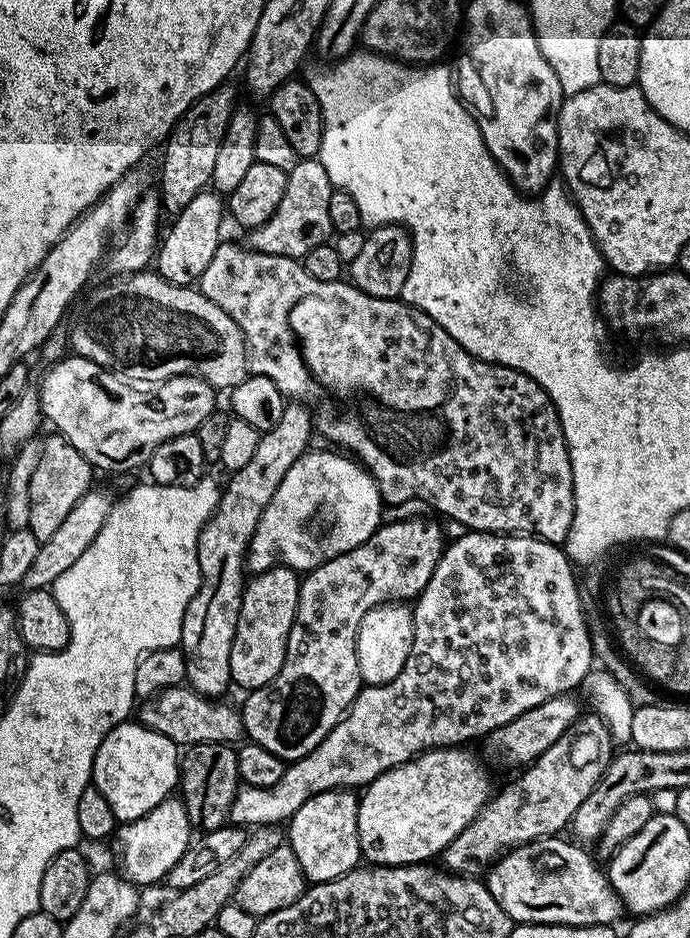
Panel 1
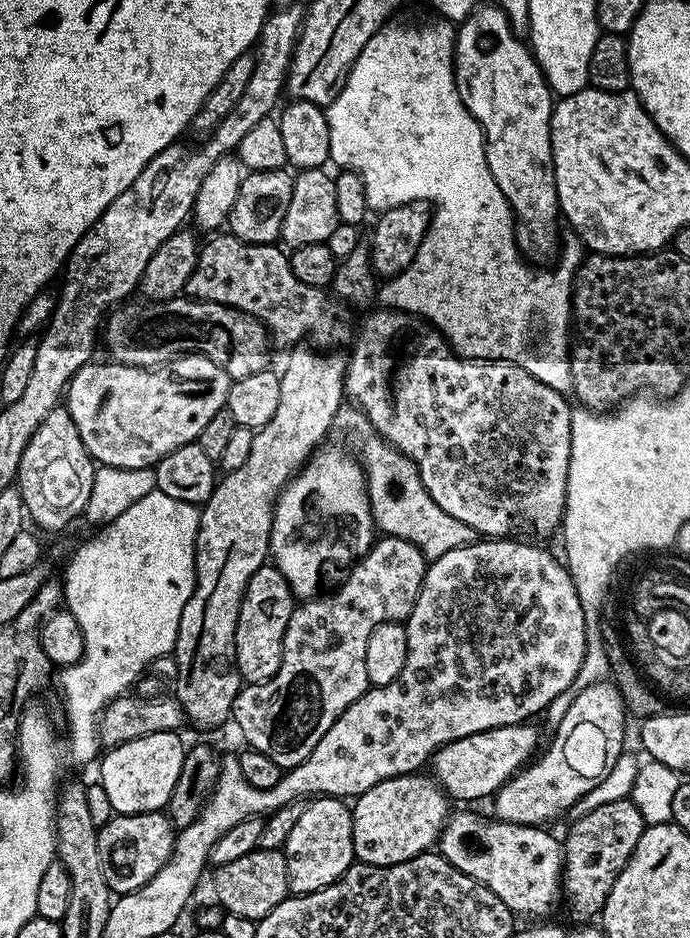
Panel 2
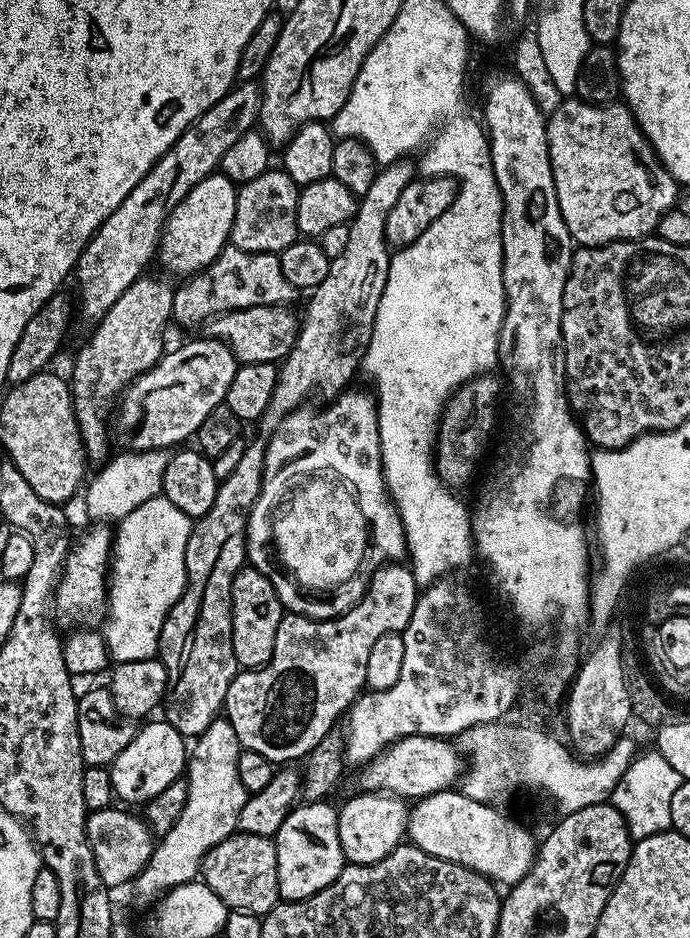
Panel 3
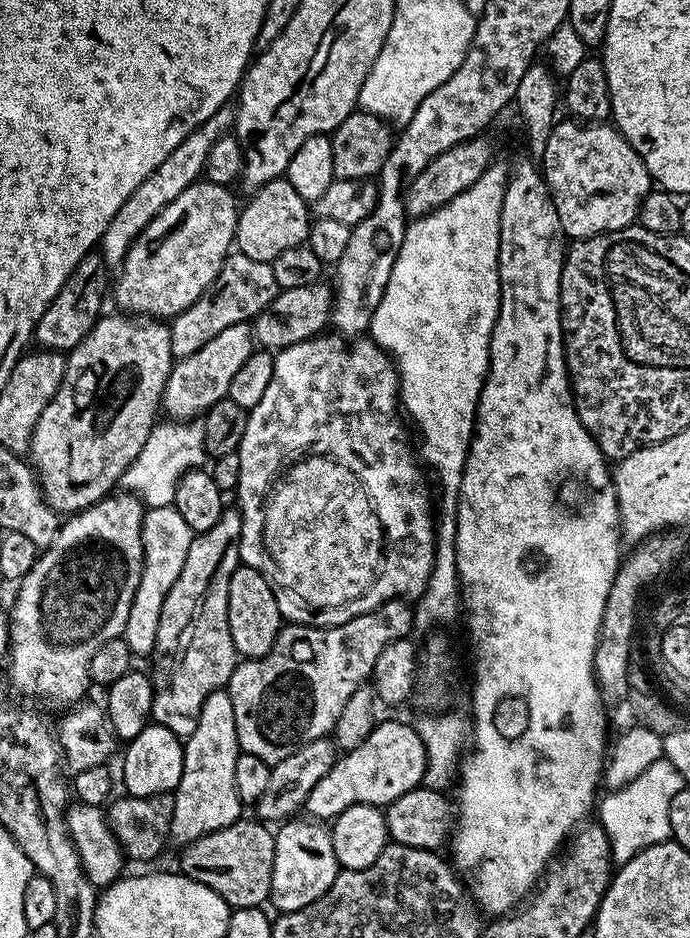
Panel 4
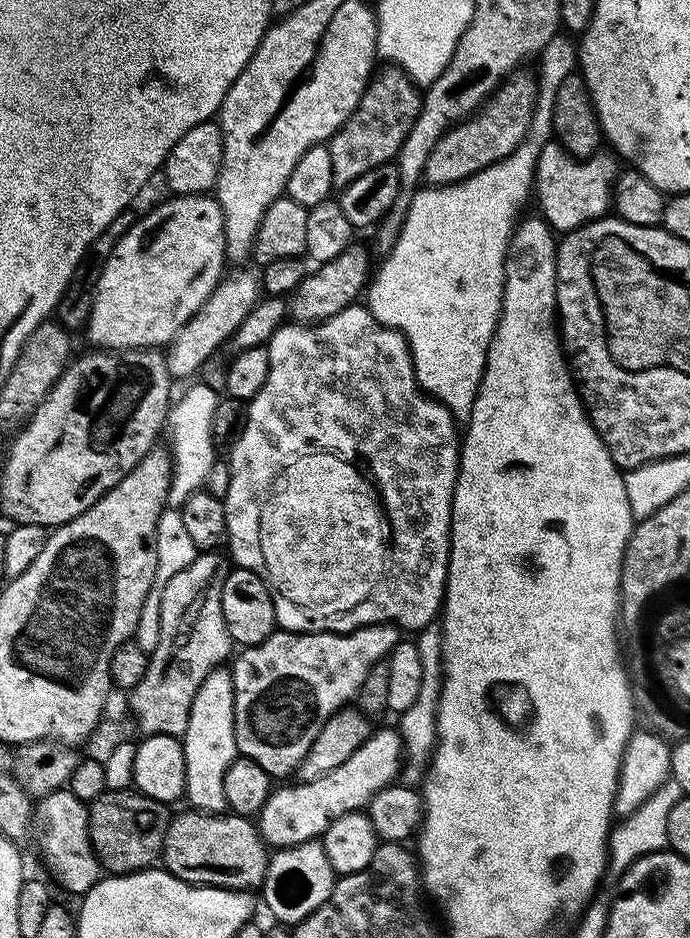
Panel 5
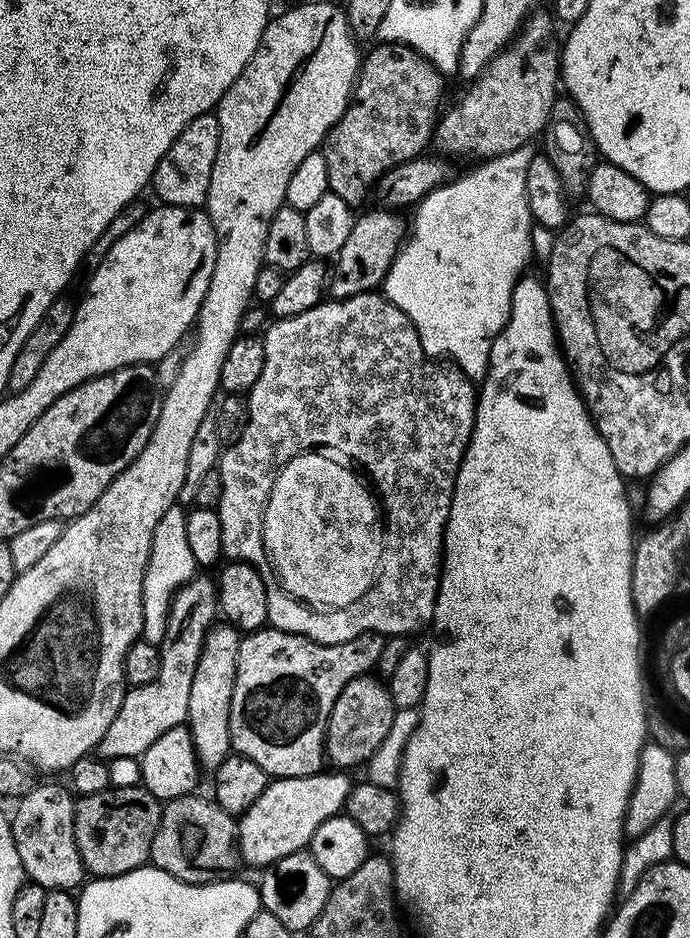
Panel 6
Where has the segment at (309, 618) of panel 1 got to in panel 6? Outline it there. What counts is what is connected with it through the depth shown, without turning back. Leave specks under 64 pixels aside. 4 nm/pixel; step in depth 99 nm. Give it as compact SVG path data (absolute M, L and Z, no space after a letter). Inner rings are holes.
M271 626L259 628L256 632L250 632L241 635L240 645L238 646L238 658L236 659L236 681L234 682L234 694L230 702L230 738L232 739L232 748L239 755L251 758L266 770L270 778L298 778L299 776L313 776L316 772L325 767L326 757L324 754L324 735L326 726L330 718L330 710L334 710L334 702L338 694L342 694L342 686L354 678L371 673L375 669L378 658L382 654L382 646L385 637L379 632L363 632L358 634L358 638L350 638L350 642L341 644L320 644L316 640L307 640L304 636L299 636L293 632L283 632Z

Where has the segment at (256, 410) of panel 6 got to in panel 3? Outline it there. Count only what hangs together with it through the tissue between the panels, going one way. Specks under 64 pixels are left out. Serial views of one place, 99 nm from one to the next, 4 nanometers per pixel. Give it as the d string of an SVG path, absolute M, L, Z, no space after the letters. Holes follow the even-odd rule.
M345 390L335 397L325 408L320 408L315 412L309 406L296 408L285 416L282 423L276 427L266 440L264 446L264 481L262 490L252 507L252 513L248 519L248 530L246 532L246 550L248 551L246 560L251 567L257 568L262 574L270 578L278 598L283 602L288 612L299 612L302 616L308 616L312 620L331 620L334 616L341 616L347 608L352 607L354 596L346 592L348 590L336 590L327 598L329 600L315 600L315 595L302 590L285 571L282 571L277 557L274 555L274 518L281 503L284 487L291 482L295 476L300 476L303 472L306 474L324 474L329 468L332 472L337 472L339 479L344 484L350 486L355 493L358 506L361 507L362 514L365 515L365 522L368 523L368 535L370 537L370 554L364 557L363 567L368 570L375 570L381 564L389 562L400 562L405 559L408 543L404 537L404 527L402 518L396 509L396 503L392 500L392 495L388 492L388 487L384 481L384 467L380 457L380 435L378 434L378 414L376 407L378 400L375 395L368 392L352 392Z

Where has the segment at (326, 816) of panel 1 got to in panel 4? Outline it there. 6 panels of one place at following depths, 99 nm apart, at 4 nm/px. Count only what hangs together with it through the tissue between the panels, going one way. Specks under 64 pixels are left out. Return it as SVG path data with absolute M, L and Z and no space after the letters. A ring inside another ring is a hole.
M311 818L300 819L289 819L281 823L274 832L276 841L270 904L276 907L277 913L297 912L310 906L310 902L322 898L322 894L330 890L337 872L341 871L334 854L331 831L323 823Z

